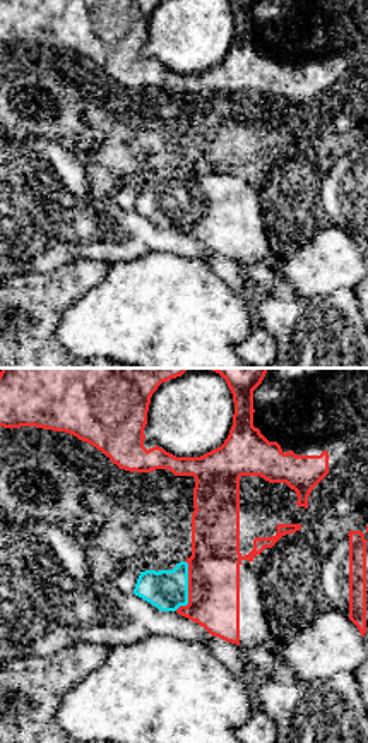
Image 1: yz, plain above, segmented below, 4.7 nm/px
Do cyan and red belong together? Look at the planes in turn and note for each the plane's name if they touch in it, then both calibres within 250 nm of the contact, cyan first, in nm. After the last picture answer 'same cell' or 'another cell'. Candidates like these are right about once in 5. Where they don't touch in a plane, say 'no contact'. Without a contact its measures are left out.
contact in yz; calibres 190 and 240 nm

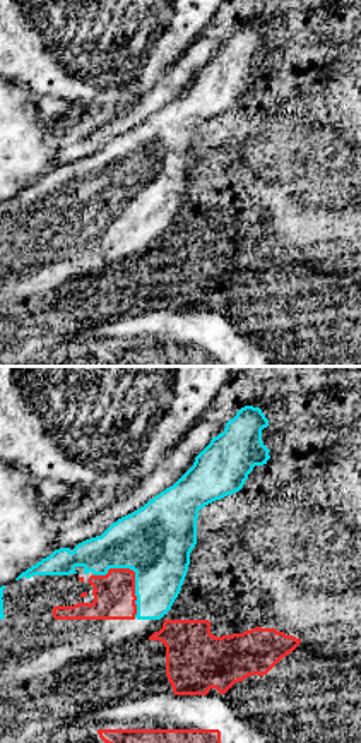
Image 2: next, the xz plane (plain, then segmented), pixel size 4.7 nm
contact in xz; calibres 340 and 190 nm

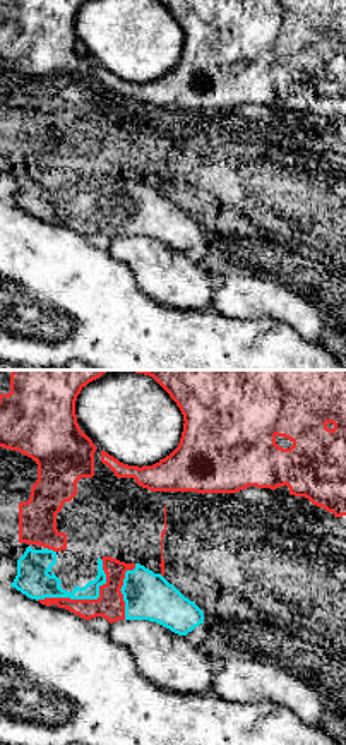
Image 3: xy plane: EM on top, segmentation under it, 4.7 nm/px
contact in xy; calibres 150 and 140 nm

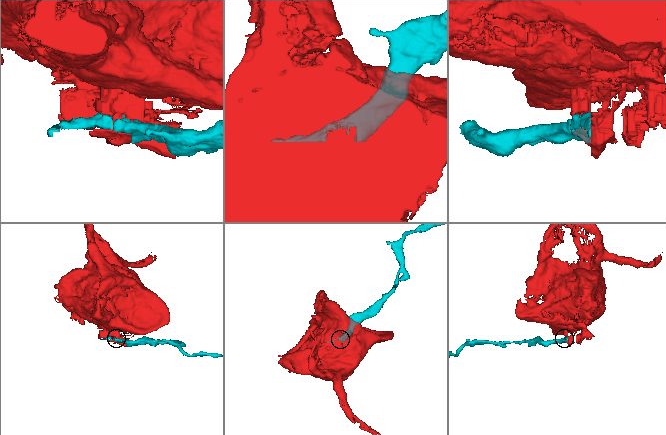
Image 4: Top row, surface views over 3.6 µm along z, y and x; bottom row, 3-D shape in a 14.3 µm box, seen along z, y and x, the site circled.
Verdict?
another cell

